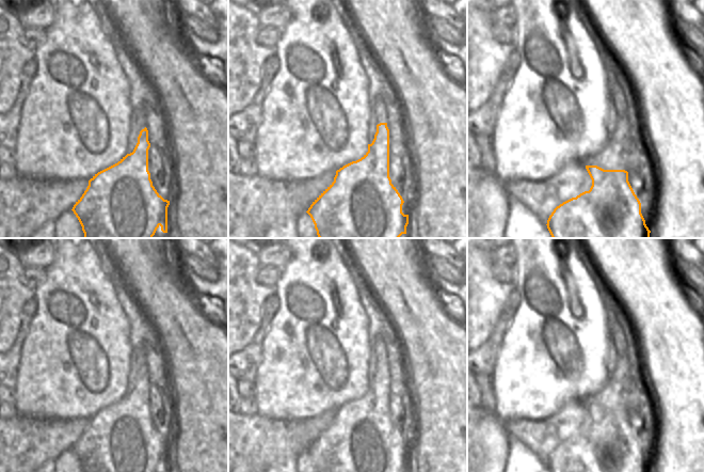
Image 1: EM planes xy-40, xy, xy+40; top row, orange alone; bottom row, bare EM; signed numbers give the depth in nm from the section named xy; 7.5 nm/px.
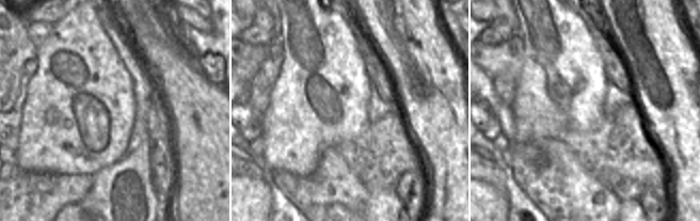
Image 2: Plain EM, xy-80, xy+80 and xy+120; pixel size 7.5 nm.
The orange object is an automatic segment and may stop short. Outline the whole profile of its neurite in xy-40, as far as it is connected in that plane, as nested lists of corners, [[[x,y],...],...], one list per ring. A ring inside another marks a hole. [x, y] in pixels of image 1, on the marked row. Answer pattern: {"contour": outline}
{"contour": [[[145,127],[140,131],[132,153],[89,180],[86,190],[71,209],[82,226],[84,238],[153,238],[159,226],[167,233],[170,201],[164,200],[153,186],[148,171],[149,147]]]}

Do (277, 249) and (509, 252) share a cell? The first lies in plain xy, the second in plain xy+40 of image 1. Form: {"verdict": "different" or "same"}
{"verdict": "same"}

